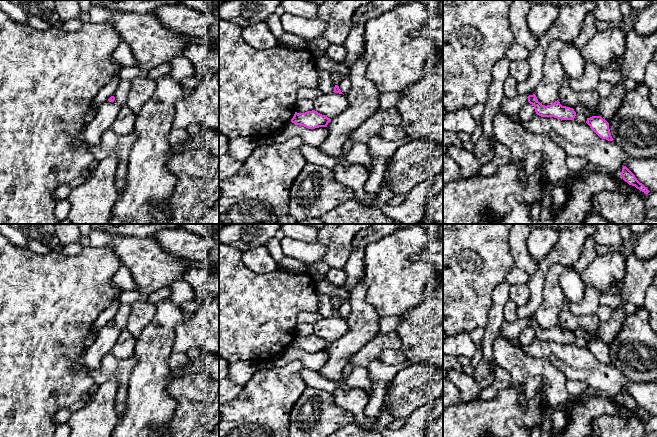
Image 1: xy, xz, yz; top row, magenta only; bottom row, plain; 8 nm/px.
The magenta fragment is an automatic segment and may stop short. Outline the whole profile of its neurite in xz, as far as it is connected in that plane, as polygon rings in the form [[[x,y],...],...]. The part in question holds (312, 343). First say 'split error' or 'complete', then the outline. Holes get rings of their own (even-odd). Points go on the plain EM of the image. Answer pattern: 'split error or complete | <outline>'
complete | [[[315,334],[307,335],[305,337],[295,336],[293,342],[291,343],[292,347],[304,350],[308,353],[327,351],[330,345],[331,345],[330,342],[318,337]]]

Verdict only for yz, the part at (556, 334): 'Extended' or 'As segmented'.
Extended

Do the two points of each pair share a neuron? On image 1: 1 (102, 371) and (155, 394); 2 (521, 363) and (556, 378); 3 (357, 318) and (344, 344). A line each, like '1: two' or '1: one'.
1: two
2: one
3: one

